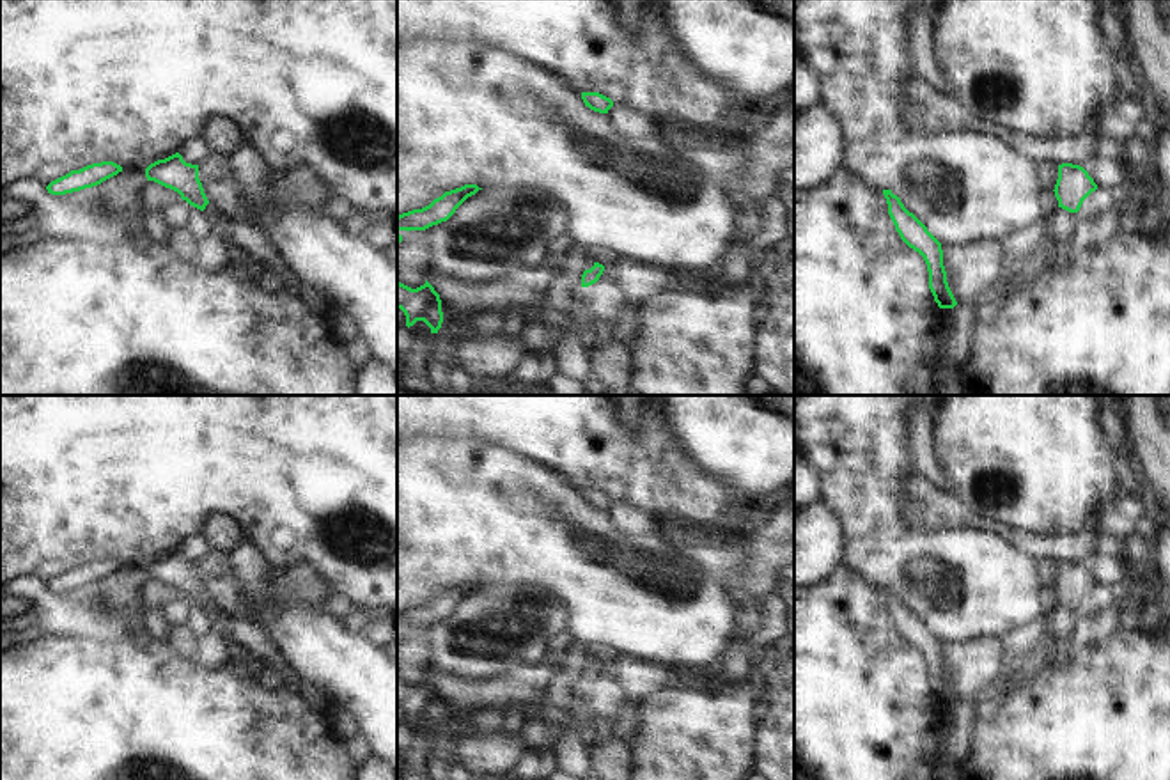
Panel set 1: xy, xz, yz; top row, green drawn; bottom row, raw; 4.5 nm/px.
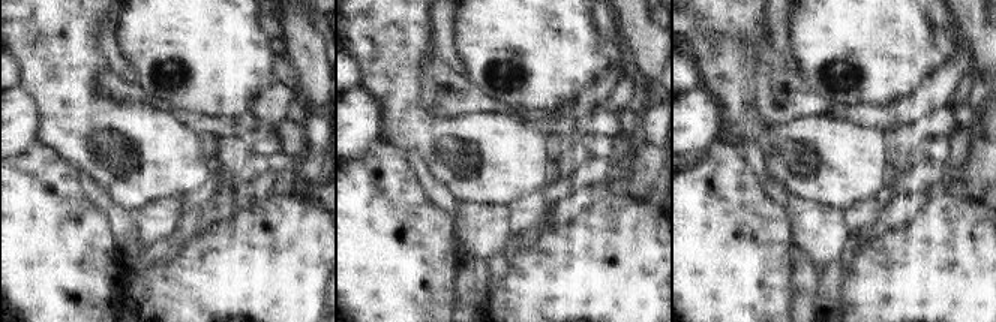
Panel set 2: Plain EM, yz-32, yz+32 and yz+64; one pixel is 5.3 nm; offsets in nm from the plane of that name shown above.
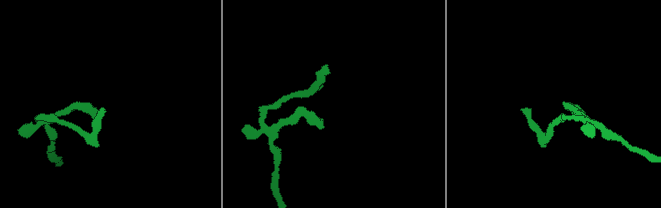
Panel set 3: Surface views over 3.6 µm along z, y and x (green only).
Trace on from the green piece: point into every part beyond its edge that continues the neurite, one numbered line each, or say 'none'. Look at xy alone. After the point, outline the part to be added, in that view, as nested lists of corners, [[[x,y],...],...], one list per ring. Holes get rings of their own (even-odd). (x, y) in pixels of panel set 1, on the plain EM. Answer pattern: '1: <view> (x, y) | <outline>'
1: xy (197, 623) | [[[193,603],[188,604],[186,626],[193,636],[204,635],[213,629],[211,622],[206,615],[206,610]]]

